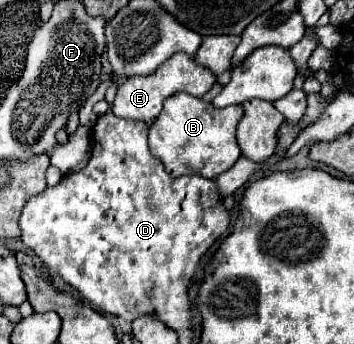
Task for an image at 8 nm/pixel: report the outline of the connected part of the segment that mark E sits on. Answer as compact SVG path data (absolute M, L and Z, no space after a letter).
M174 54L156 72L148 76L132 76L124 84L120 84L118 94L112 102L112 112L124 120L142 120L150 124L160 114L162 104L168 96L176 92L186 92L202 98L214 86L214 82L216 82L216 76L212 74L212 70L196 64L196 60L188 54Z

